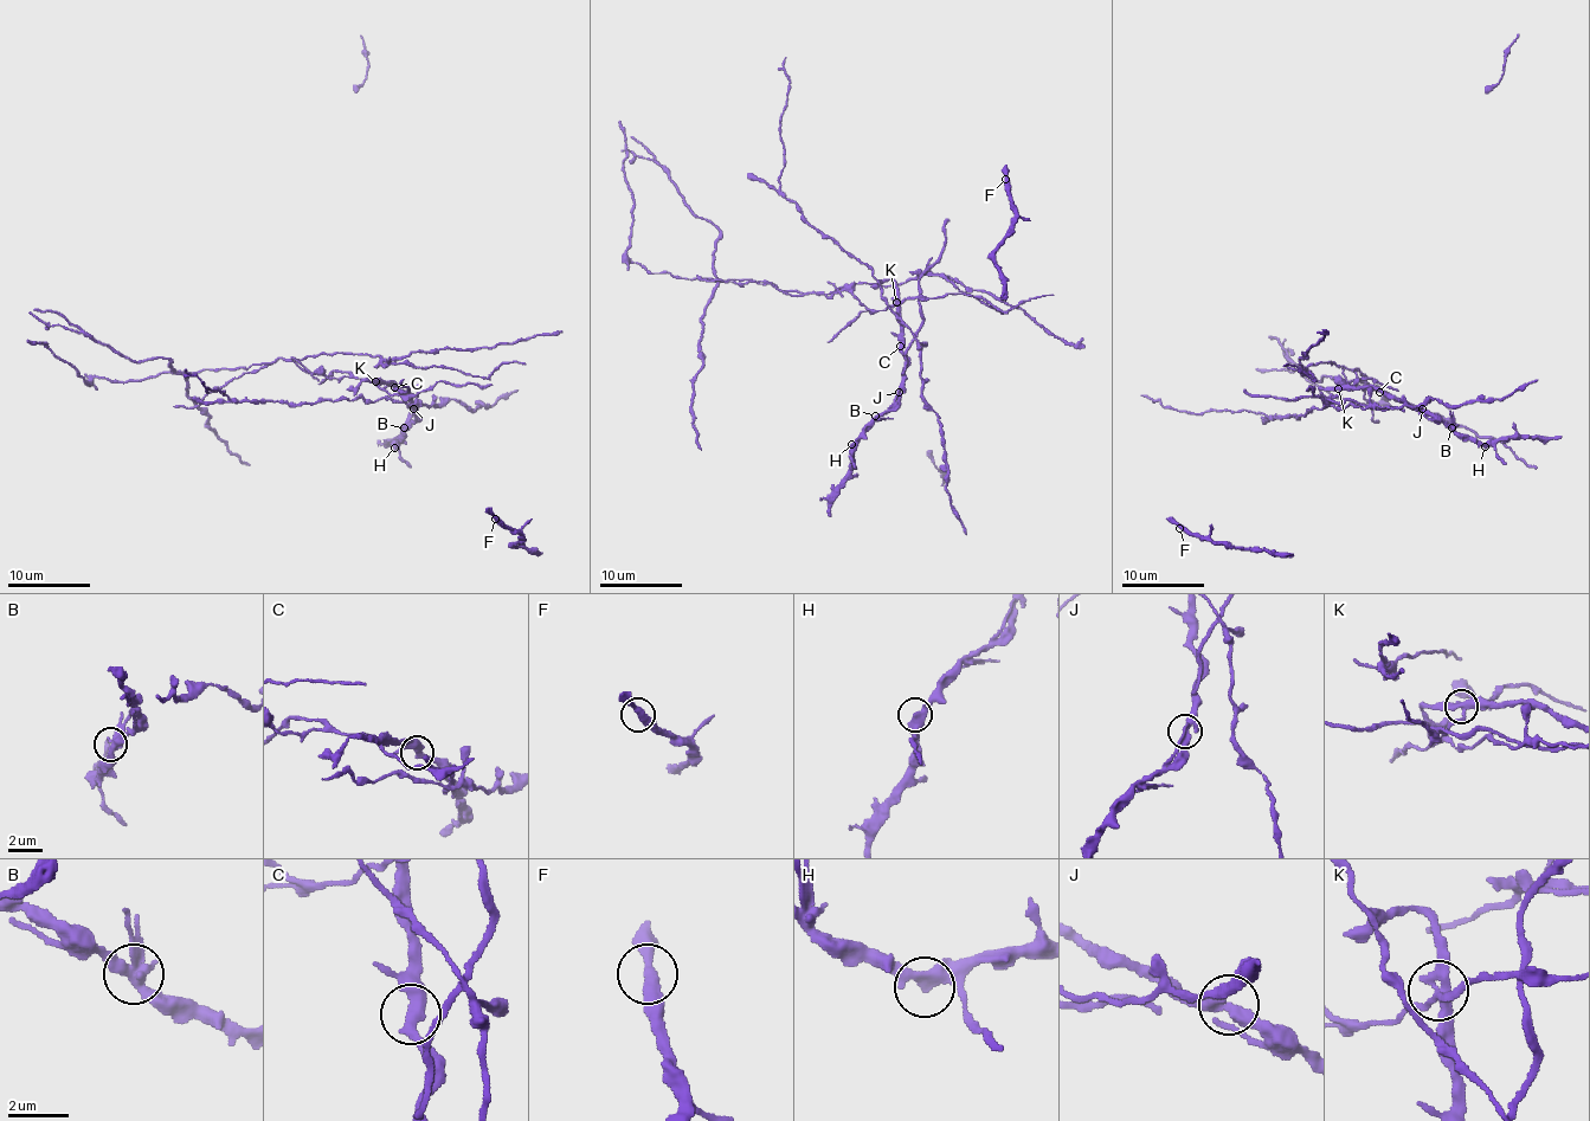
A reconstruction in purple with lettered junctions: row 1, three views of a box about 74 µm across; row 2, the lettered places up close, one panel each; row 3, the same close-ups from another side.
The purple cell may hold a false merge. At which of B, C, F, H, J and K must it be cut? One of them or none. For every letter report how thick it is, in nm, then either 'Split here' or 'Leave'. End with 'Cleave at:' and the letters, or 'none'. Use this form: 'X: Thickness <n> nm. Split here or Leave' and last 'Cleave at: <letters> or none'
B: Thickness 320 nm. Leave
C: Thickness 400 nm. Leave
F: Thickness 360 nm. Leave
H: Thickness 360 nm. Leave
J: Thickness 360 nm. Leave
K: Thickness 320 nm. Split here
Cleave at: K

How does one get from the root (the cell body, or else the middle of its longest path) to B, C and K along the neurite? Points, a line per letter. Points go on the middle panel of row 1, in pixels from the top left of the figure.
B: (870, 310), (895, 305), (906, 362), (902, 390), (895, 401), (875, 416)
C: (870, 310), (895, 305), (900, 346)
K: (870, 310), (886, 310), (896, 301)

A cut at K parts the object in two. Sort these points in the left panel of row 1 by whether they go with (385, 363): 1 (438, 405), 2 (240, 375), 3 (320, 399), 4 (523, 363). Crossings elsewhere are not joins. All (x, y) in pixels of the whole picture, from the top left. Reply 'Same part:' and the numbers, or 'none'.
Same part: 2, 4

